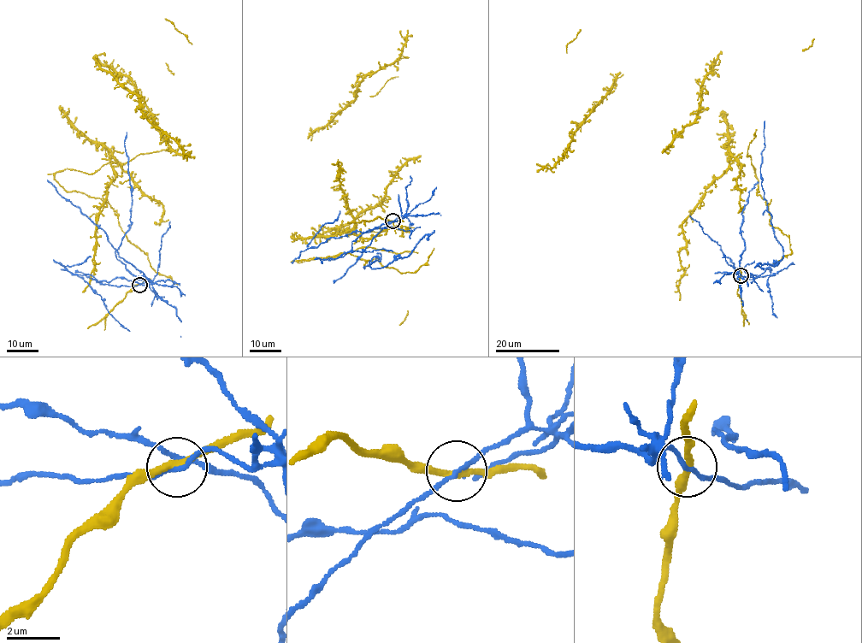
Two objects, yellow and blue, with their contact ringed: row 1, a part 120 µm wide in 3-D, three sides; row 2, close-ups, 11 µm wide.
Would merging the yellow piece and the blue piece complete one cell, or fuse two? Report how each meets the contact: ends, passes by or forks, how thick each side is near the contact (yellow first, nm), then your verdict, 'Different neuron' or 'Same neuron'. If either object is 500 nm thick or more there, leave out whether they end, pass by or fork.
At the ring yellow passes by. At the ring blue passes by. Thickness 240 nm (yellow) against 140 nm. Different neuron

